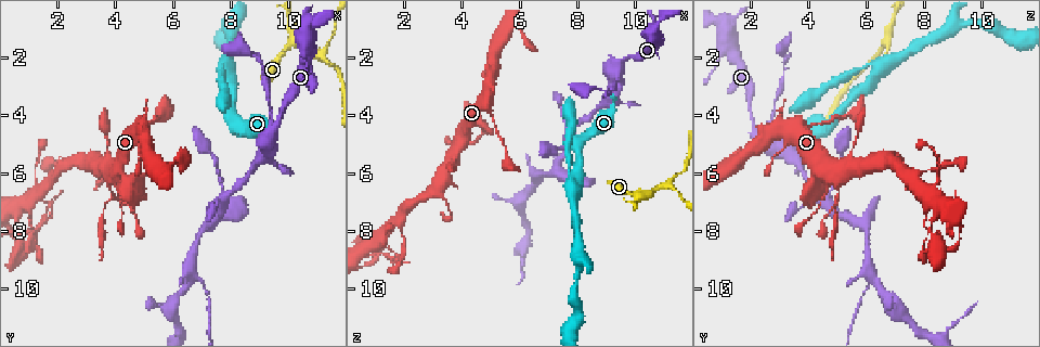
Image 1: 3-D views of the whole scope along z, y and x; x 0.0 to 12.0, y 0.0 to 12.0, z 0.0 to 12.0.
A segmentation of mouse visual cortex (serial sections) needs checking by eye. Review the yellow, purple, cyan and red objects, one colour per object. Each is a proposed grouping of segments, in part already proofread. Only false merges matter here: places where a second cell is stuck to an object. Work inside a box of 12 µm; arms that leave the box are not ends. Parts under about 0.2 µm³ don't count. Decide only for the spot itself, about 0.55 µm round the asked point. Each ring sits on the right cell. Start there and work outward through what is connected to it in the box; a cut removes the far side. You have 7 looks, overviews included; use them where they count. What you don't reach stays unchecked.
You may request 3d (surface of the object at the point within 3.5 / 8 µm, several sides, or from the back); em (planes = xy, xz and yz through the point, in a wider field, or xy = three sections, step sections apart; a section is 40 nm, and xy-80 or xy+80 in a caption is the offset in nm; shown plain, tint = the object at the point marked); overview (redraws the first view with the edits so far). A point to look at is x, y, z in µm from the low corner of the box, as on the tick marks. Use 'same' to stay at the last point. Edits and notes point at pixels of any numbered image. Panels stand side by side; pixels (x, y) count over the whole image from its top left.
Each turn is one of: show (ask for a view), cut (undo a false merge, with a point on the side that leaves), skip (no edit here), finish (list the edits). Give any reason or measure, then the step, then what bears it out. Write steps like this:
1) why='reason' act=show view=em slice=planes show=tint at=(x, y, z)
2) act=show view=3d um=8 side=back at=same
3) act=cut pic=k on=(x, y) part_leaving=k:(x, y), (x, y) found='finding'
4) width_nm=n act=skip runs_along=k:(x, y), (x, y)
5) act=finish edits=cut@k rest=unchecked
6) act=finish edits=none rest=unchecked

act=show view=3d um=3.5 side=back at=(9.3, 4.8, 2.4)

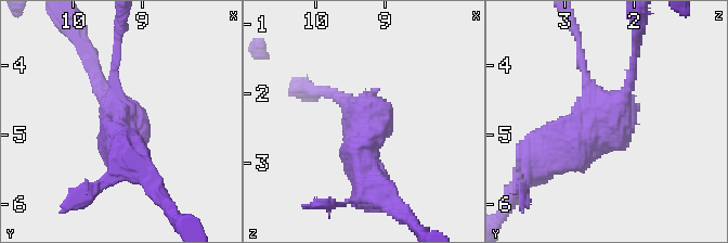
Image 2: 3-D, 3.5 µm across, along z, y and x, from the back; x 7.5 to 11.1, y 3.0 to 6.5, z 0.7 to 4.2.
why='shape alone is not enough' act=show view=em slice=xy step=5 show=tint at=(9.35, 4.75, 2.35)

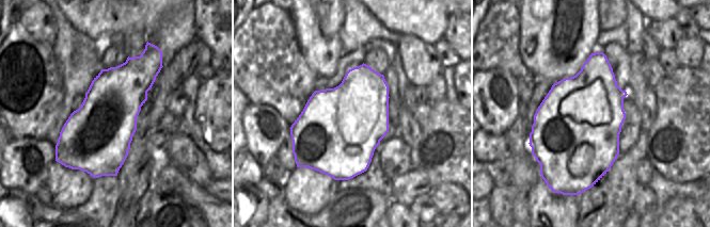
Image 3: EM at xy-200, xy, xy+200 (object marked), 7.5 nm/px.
act=skip runs_along=2:(633, 60), (622, 100), (558, 160) found='continuous, no second cell'

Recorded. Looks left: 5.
why='sharp bend' act=show view=3d um=8 at=(11.1, 2.0, 6.5)

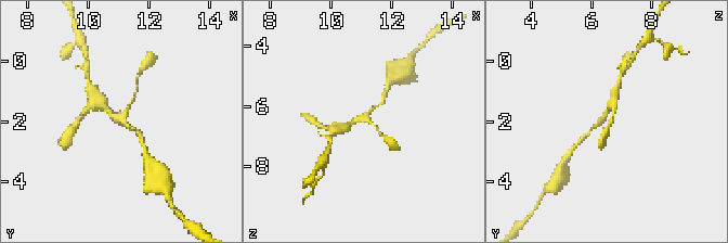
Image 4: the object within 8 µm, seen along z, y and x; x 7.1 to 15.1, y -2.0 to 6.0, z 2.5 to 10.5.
act=show view=3d um=3.5 at=(11.1, 1.9, 6.4)

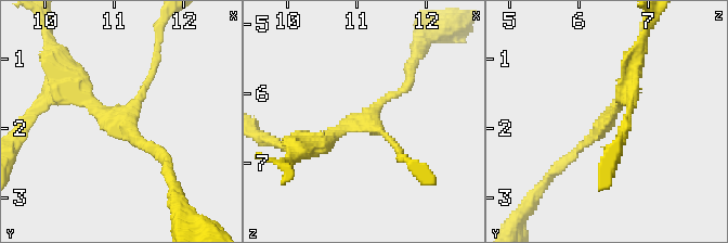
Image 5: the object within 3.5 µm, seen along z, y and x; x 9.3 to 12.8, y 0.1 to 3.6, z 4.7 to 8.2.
arms=3 arm_widths_nm=100,150,200 why='now the EM' act=show view=em slice=xy step=5 show=tint at=(11.05, 1.90, 6.40)

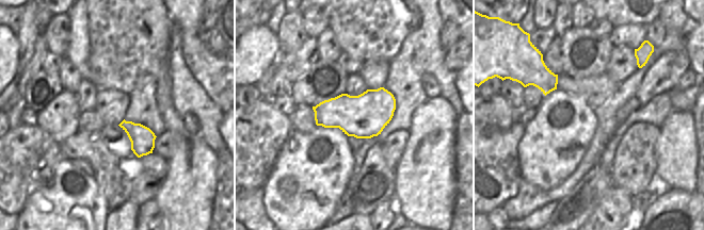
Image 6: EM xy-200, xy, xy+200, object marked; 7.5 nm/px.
act=skip runs_along=5:(59, 91), (78, 91), (165, 161) found='continuous, no second cell'

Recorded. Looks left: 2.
why='arms part here' act=show view=3d um=3.5 at=(7.9, 2.4, 6.5)

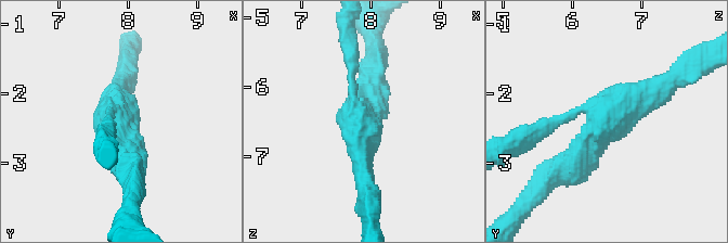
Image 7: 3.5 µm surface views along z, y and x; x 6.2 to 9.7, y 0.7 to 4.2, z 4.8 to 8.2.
arms=3 arm_widths_nm=150,300,400 act=show view=em slice=xy step=1 show=tint at=(7.85, 2.40, 6.50)

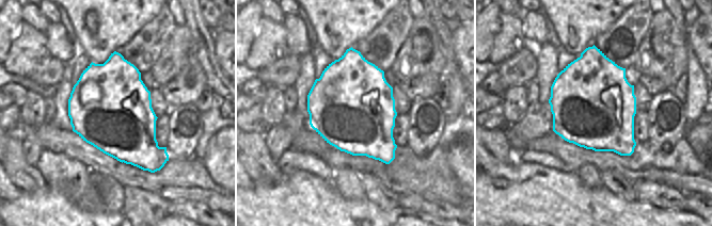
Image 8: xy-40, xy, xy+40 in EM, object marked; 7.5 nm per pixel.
act=skip runs_along=7:(559, 173), (618, 110), (664, 86) found='one cell here'

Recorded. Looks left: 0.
act=finish edits=none rest=unchecked

